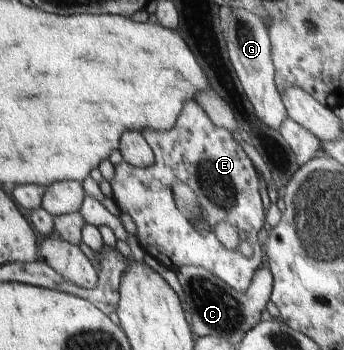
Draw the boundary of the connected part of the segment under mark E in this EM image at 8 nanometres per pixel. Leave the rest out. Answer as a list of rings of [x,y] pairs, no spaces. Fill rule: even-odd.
[[[195,99],[188,100],[176,126],[170,131],[146,129],[141,133],[146,137],[146,141],[156,154],[155,164],[143,168],[133,166],[123,160],[115,167],[115,176],[110,182],[113,190],[112,200],[121,212],[127,213],[133,218],[137,226],[136,236],[141,247],[151,257],[172,271],[177,272],[178,268],[185,265],[203,267],[216,274],[236,291],[247,293],[257,272],[259,272],[258,268],[263,264],[263,258],[265,258],[263,250],[257,242],[257,236],[263,228],[267,229],[265,222],[267,210],[265,210],[265,202],[263,202],[263,196],[259,190],[259,174],[253,166],[251,158],[247,156],[243,146],[233,137],[234,134],[231,134],[231,131],[225,127],[217,126]],[[182,178],[195,189],[199,197],[200,205],[208,219],[209,228],[206,230],[195,228],[189,222],[189,218],[179,210],[179,206],[173,198],[173,184]],[[219,222],[225,222],[239,232],[241,245],[236,249],[227,248],[223,242],[219,242],[219,238],[213,233],[211,226],[219,224]]]

